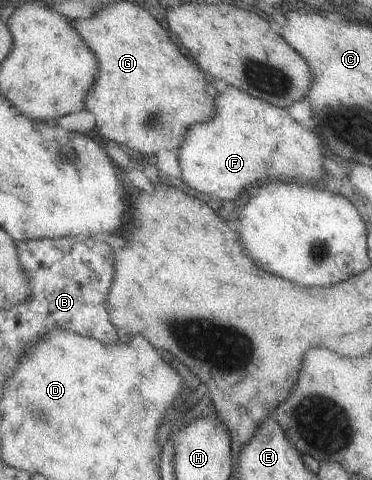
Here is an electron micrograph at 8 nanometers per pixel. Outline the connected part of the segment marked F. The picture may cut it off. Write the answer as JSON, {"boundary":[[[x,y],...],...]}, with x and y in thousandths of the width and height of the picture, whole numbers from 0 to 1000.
{"boundary":[[[608,181],[575,206],[575,240],[554,256],[522,256],[495,279],[495,298],[478,315],[478,340],[489,377],[548,406],[575,406],[586,415],[629,415],[651,394],[675,396],[704,373],[796,373],[801,381],[844,383],[866,360],[866,294],[849,277],[812,269],[763,227],[726,219],[691,202],[672,202],[629,181]]]}

